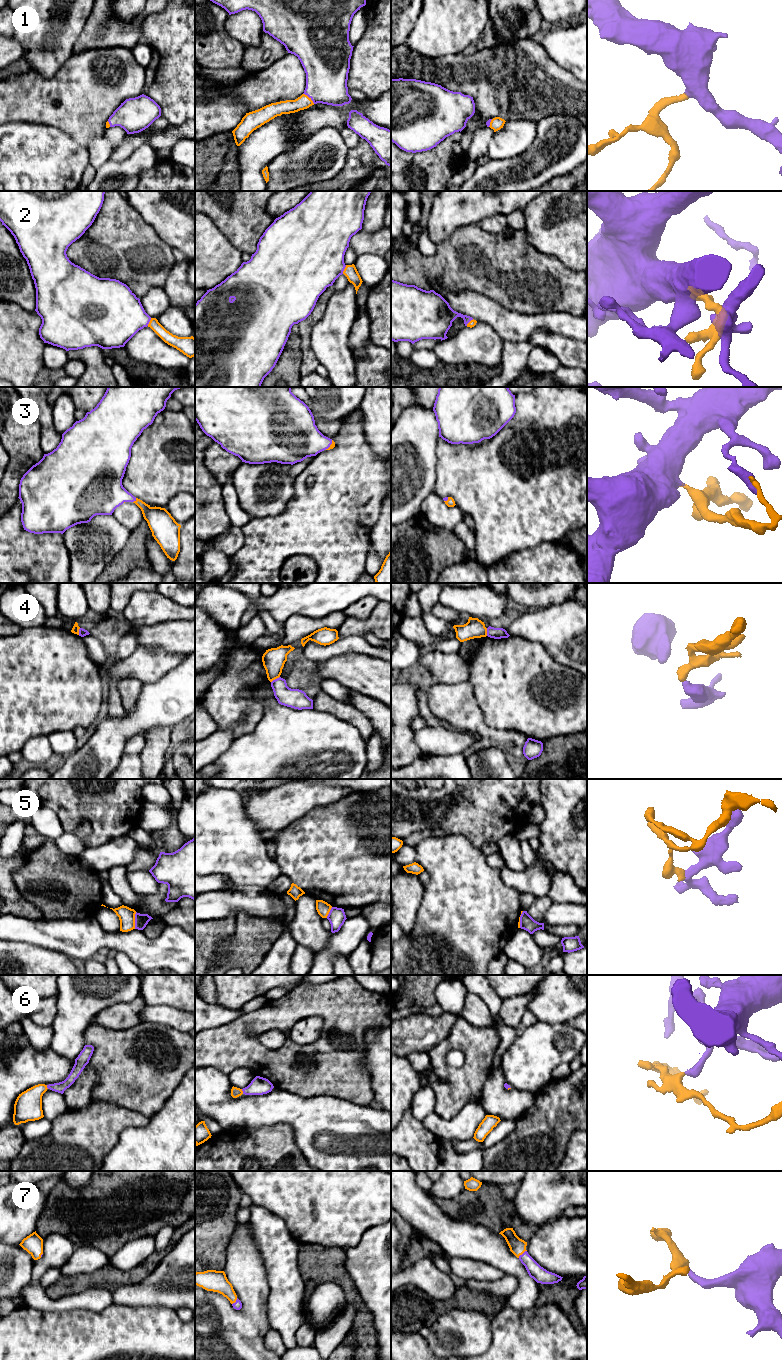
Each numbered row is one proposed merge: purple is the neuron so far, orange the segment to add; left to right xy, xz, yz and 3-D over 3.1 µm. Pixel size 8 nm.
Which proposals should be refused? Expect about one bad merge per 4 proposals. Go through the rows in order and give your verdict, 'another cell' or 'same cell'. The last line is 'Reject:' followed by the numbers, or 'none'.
1: same cell
2: same cell
3: same cell
4: another cell
5: another cell
6: same cell
7: same cell
Reject: 4, 5

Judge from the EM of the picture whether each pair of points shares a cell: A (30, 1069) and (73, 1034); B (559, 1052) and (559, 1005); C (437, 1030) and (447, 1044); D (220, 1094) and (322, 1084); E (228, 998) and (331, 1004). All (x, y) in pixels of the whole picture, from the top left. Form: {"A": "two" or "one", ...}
{"A": "two", "B": "two", "C": "two", "D": "two", "E": "two"}

